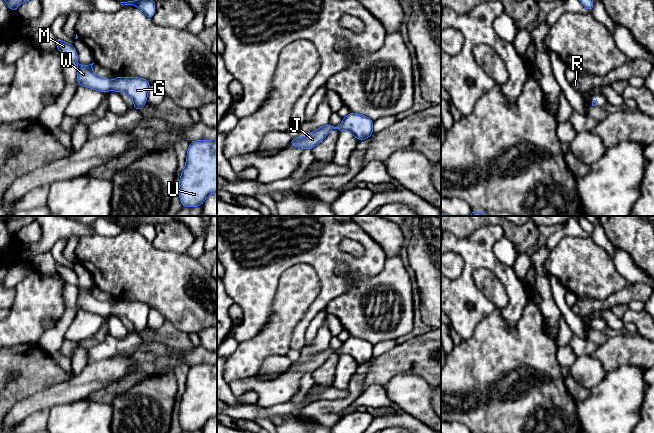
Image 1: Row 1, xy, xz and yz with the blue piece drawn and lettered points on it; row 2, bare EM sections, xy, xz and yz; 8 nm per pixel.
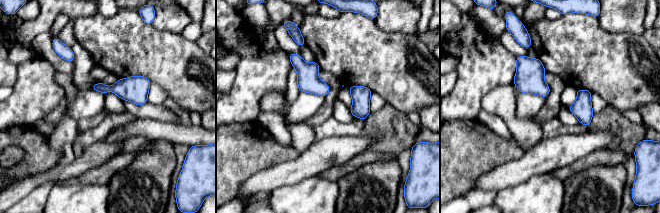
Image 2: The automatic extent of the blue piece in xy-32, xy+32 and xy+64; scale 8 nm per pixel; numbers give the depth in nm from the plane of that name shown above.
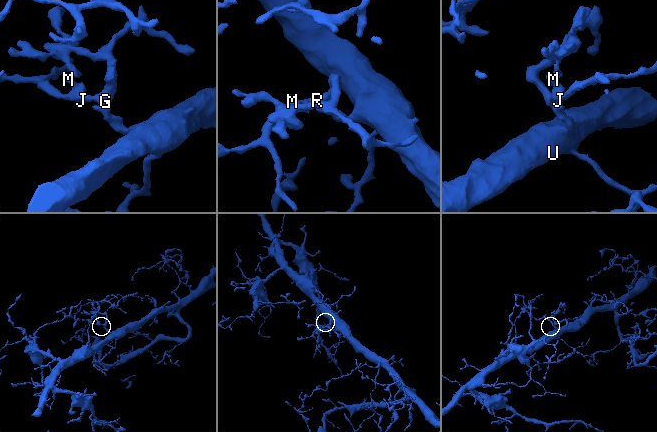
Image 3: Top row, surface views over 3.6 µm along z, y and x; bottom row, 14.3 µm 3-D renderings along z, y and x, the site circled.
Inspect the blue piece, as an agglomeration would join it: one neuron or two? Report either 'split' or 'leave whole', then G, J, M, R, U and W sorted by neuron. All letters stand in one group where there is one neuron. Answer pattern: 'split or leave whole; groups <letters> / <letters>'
leave whole; groups G J M R U W

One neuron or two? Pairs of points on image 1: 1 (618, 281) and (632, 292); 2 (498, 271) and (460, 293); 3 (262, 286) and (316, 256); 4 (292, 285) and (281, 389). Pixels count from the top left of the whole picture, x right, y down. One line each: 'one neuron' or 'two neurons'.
1: two neurons
2: one neuron
3: one neuron
4: two neurons

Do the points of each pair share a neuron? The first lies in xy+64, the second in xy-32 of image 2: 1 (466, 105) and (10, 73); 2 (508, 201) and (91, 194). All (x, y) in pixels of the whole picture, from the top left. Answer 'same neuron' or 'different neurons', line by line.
1: different neurons
2: same neuron

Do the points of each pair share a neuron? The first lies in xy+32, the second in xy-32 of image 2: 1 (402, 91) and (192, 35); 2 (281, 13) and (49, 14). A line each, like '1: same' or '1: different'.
1: different
2: same

